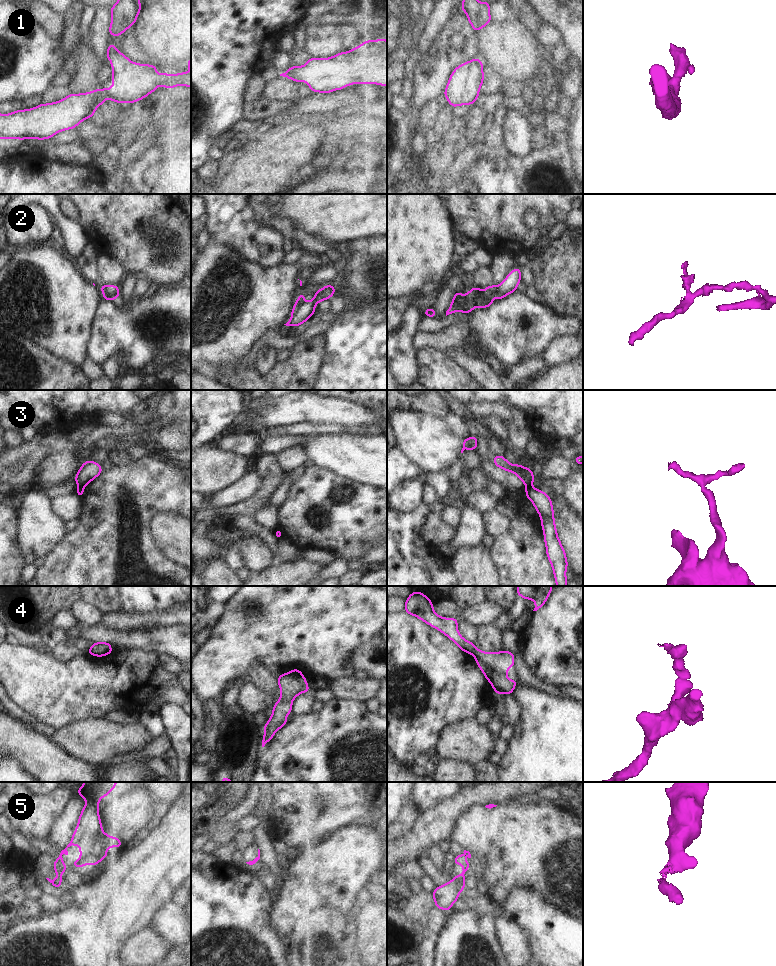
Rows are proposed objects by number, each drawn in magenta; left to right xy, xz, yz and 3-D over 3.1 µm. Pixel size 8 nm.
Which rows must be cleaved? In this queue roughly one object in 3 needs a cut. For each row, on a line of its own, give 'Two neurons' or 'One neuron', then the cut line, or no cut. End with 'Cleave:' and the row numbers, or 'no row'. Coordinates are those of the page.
1: One neuron. No split
2: Two neurons. Split along xy (104, 286), (104, 290), (114, 298)
3: Two neurons. Split along xy (79, 485), (83, 487)
4: Two neurons. Split along xz (290, 672), (301, 675)
5: One neuron. No split
Cleave: 2, 3, 4.

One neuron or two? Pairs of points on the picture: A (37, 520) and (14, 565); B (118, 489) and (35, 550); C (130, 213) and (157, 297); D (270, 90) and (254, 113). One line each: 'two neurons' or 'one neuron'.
A: two neurons
B: two neurons
C: two neurons
D: two neurons

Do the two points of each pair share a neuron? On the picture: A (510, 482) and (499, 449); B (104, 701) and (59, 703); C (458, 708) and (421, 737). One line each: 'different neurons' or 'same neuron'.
A: different neurons
B: same neuron
C: same neuron

